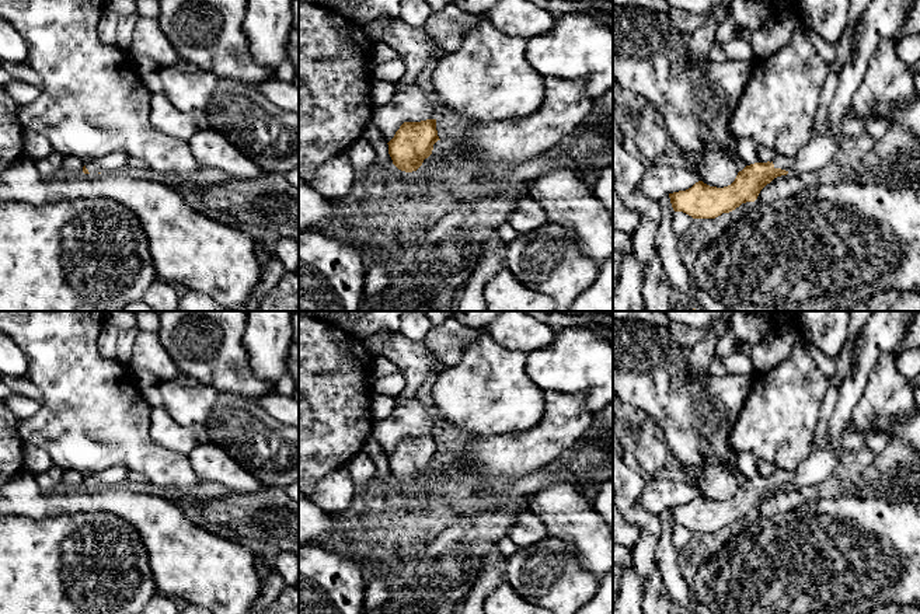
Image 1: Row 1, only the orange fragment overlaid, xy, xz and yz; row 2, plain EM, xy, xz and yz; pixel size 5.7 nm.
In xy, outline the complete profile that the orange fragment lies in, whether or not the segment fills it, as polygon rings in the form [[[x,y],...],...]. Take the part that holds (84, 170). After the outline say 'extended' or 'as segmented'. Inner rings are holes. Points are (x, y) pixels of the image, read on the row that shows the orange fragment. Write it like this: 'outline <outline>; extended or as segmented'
outline [[[111,153],[102,157],[95,157],[84,161],[84,174],[109,174],[114,171],[126,171],[128,156],[123,153]]]; extended

